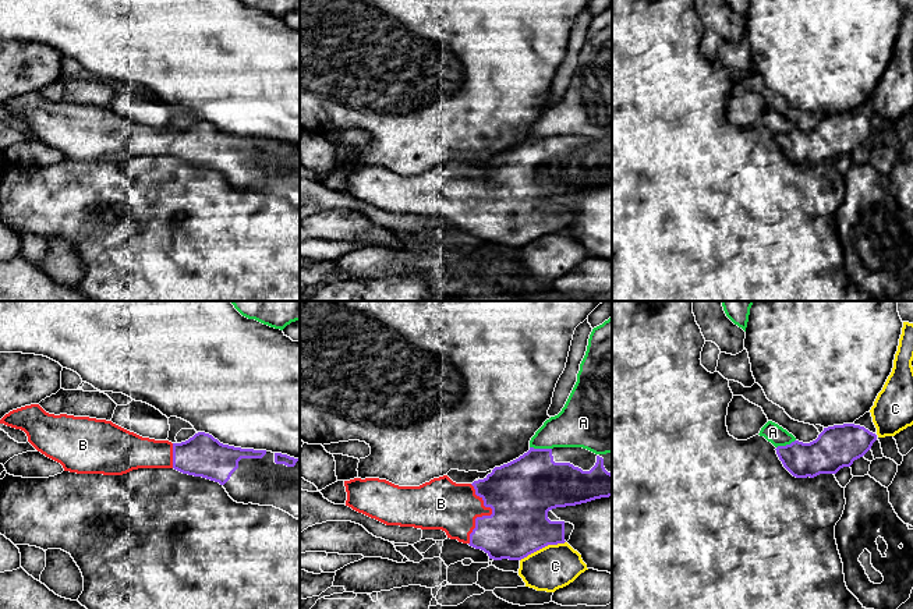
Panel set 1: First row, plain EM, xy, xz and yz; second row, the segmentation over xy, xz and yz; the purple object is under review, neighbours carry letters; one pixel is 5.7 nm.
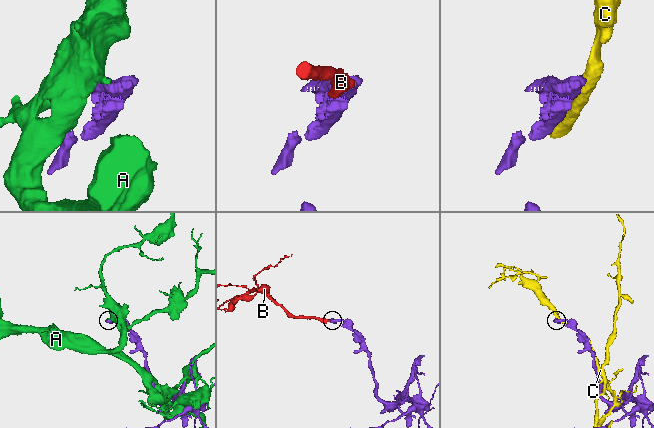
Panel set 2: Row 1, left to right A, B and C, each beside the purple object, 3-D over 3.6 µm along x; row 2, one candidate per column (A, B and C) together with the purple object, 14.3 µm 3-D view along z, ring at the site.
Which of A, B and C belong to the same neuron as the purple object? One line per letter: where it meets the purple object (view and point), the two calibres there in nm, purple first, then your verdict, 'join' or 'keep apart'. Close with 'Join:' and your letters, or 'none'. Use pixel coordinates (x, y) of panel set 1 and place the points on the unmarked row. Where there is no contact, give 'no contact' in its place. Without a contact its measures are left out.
A: xz (541, 137) | 360/260 nm | keep apart
B: xz (487, 204) | 380/280 nm | join
C: xz (542, 234) | 340/260 nm | keep apart
Join: B

